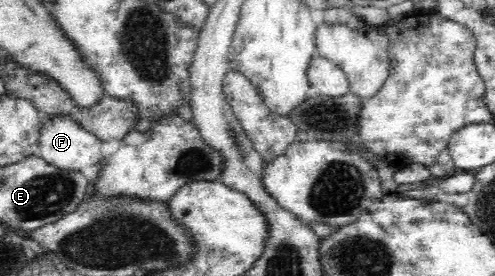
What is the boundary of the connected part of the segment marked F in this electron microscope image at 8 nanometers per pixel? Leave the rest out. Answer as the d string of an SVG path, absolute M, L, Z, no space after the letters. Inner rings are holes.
M69 115L42 116L38 135L38 153L47 163L52 163L55 167L79 171L89 165L93 166L102 157L101 143L103 141L96 134Z

